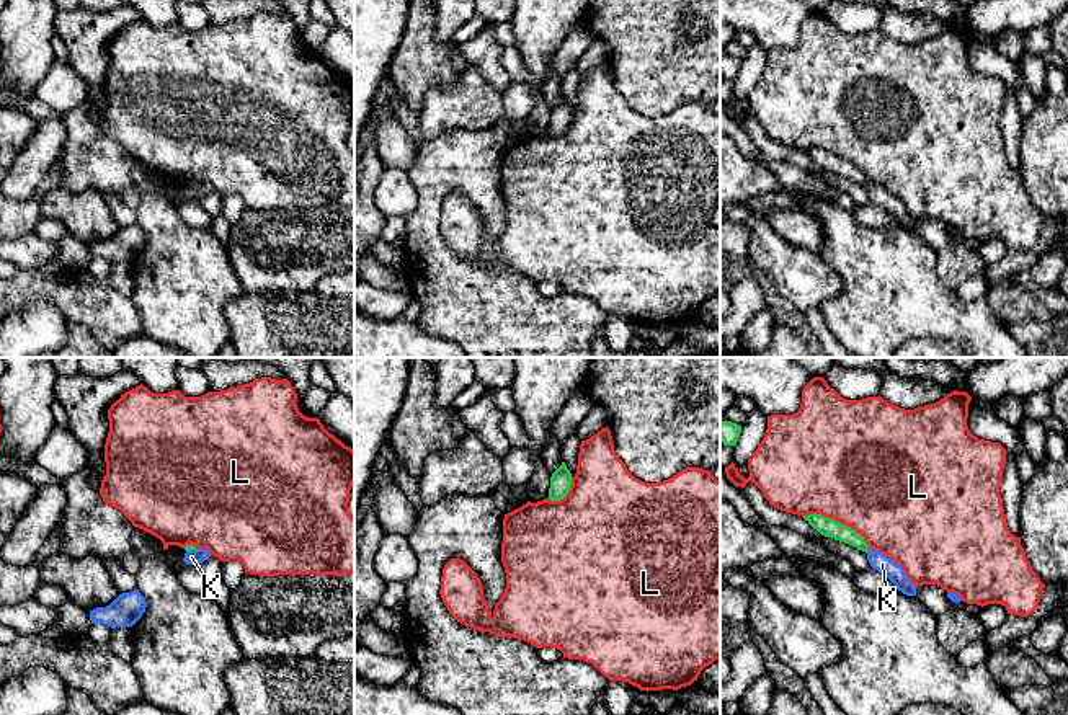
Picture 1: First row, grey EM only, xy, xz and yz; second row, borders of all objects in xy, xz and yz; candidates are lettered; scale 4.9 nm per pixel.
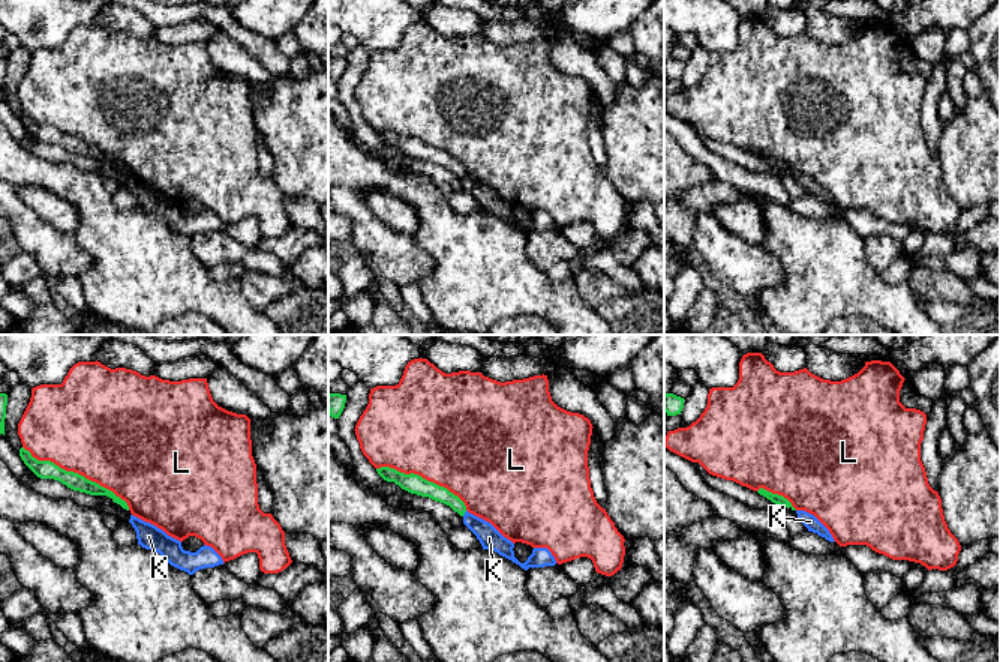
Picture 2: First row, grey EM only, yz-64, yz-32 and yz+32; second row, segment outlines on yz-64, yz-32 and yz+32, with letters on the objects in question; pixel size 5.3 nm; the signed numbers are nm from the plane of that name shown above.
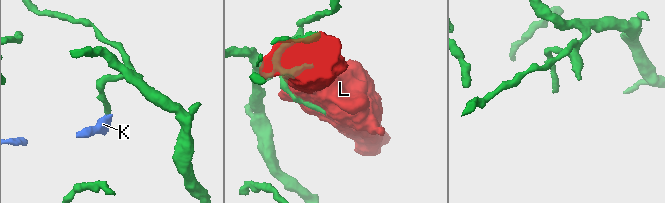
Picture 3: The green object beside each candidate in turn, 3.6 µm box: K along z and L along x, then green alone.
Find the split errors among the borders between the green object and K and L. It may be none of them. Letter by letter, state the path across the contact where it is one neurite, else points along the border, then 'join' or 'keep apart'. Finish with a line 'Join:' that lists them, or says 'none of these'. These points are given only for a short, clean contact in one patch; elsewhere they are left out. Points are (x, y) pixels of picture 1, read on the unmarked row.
K: along yz (869, 183), (866, 186) | keep apart
L: keep apart
Join: none of these

